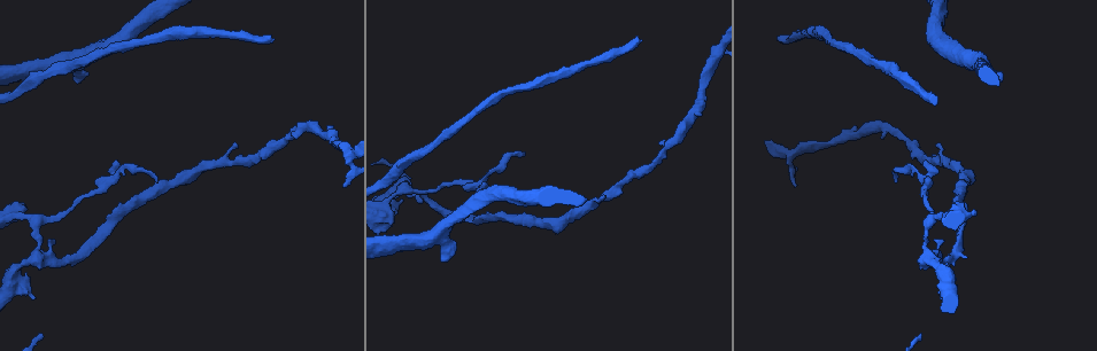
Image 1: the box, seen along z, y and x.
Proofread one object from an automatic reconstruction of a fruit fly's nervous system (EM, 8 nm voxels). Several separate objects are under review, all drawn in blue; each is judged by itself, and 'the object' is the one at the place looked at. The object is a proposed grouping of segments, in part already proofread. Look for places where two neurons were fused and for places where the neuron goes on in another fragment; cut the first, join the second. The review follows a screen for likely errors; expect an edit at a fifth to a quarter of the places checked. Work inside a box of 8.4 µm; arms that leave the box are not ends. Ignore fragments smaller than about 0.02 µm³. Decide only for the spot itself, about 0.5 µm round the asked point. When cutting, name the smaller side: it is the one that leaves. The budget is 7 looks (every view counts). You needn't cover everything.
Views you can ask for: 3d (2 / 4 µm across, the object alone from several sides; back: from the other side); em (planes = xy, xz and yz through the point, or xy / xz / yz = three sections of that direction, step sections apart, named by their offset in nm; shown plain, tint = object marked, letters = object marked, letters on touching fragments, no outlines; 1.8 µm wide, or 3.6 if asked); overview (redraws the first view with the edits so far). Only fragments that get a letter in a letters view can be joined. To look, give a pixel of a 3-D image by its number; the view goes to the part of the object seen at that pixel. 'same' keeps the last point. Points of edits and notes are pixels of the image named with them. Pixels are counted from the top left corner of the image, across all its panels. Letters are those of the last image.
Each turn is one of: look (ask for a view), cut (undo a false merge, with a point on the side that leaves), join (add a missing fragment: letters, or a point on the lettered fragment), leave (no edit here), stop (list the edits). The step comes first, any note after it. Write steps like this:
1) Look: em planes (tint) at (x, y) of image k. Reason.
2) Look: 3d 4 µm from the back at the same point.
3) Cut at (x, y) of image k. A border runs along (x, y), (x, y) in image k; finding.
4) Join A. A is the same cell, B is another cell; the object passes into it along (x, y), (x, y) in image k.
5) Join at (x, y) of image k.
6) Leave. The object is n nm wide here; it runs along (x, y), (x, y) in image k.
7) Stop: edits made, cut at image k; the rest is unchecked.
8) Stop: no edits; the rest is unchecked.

Look: em planes (letters) at (267, 37) of image 1. An open end.

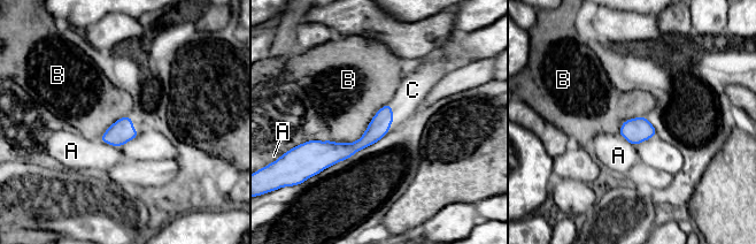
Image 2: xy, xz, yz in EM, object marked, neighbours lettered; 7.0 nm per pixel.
Join at (413, 90) of image 2. C is the same cell, A and B are other cells; the object passes into it along (379, 126), (392, 113), (413, 90) in image 2; it goes on there.

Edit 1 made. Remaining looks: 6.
Look: 3d 2 µm at (927, 259) of image 1. Sudden change in width.

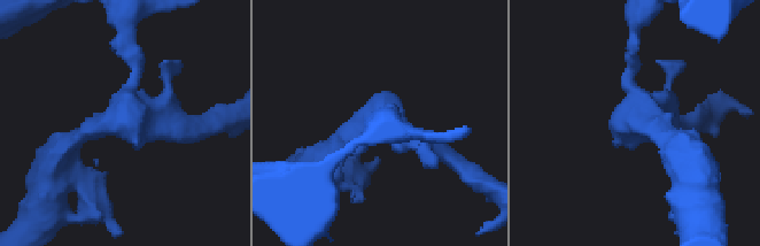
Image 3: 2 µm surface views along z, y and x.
Look: em 3.6 µm planes (letters) at (641, 114) of image 3.

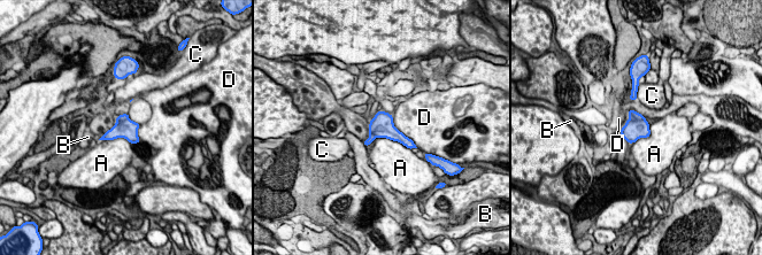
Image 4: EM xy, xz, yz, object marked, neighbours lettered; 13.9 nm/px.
Cut at (632, 114) of image 4. The object is 300 nm wide here; A, B, C and D are other cells; a second neuron is stuck on.

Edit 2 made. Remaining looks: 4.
Look: em planes (letters) at (77, 78) of image 1. An open end.

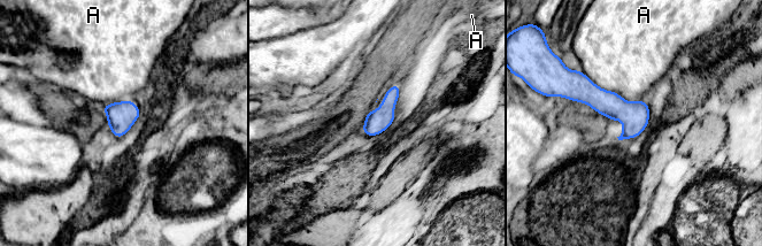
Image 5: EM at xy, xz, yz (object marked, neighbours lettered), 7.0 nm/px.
Leave. A is another cell; a border runs along (579, 69), (601, 87), (641, 100) in image 5; no lettered fragment goes on from it.

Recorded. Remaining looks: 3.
Stop: edits made, join at image 2, cut at image 4; the rest is unchecked.

